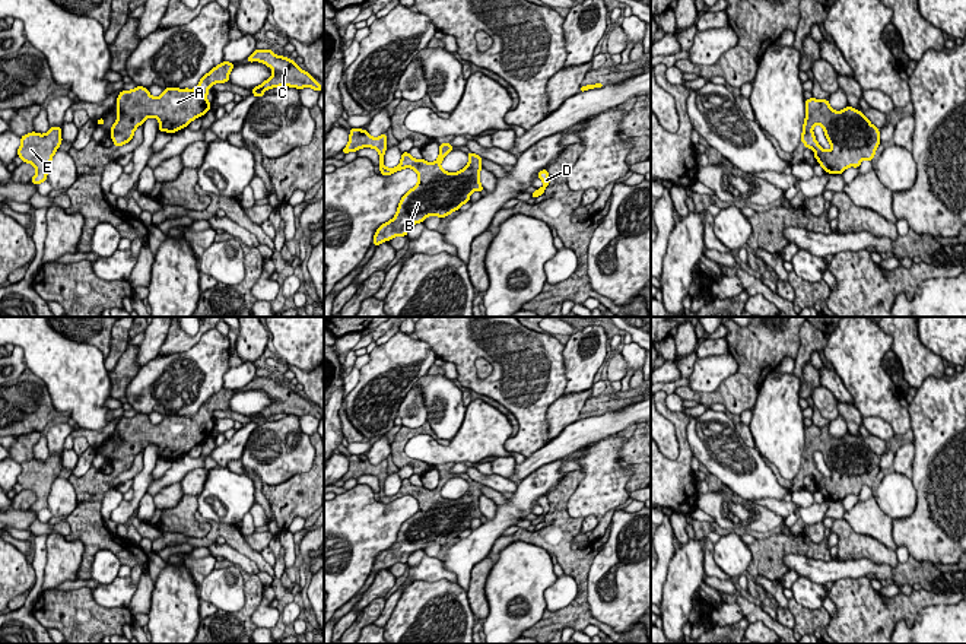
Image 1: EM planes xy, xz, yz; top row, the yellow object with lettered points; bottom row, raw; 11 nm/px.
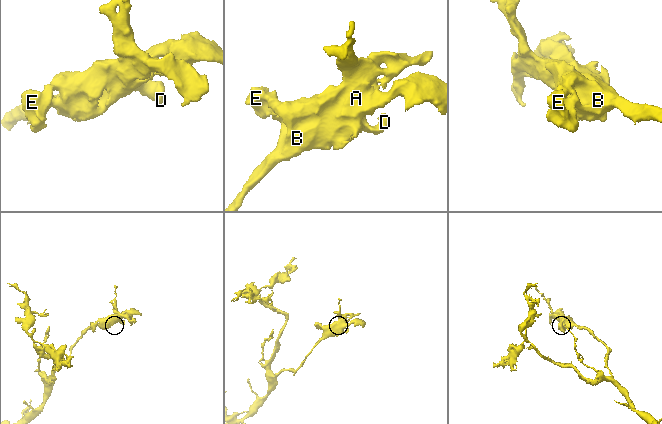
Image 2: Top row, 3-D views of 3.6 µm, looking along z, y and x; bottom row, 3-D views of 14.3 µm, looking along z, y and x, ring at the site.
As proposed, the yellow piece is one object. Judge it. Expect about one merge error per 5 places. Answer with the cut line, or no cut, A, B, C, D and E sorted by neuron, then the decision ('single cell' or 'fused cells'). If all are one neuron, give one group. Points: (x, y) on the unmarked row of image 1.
no cut; A B C D E; single cell

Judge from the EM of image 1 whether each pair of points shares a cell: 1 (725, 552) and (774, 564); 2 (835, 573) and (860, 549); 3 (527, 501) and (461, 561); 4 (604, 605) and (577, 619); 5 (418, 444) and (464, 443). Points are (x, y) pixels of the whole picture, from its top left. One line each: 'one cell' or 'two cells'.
1: two cells
2: two cells
3: one cell
4: two cells
5: one cell

